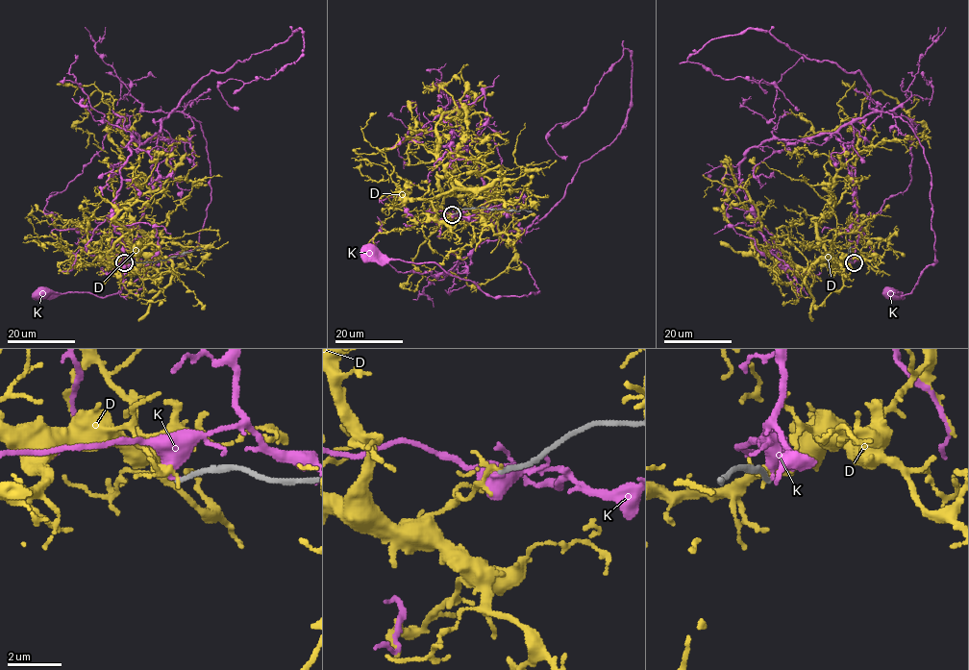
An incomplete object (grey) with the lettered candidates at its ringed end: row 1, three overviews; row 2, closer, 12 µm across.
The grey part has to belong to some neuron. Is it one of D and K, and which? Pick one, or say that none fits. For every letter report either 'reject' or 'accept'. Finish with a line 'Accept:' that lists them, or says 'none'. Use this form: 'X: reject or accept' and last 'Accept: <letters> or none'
D: reject
K: reject
Accept: none

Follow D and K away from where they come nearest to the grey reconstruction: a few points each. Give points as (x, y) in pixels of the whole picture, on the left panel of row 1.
D: (124, 262), (105, 263), (135, 254), (109, 220), (122, 158), (112, 99), (96, 90), (76, 126), (92, 143)
K: (125, 262), (150, 196), (161, 122), (181, 111), (200, 123), (211, 166), (198, 244), (106, 297), (41, 293)

